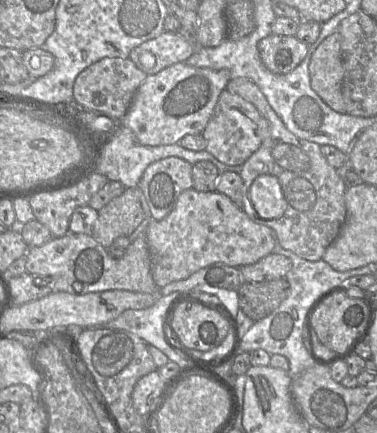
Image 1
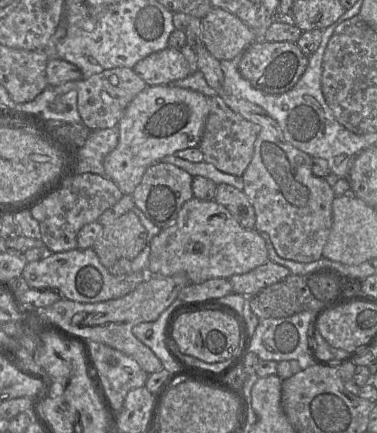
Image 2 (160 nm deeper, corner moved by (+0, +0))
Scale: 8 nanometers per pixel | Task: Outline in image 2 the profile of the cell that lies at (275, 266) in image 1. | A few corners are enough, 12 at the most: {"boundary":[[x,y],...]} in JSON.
{"boundary":[[268,260],[247,273],[231,276],[233,292],[254,296],[290,274]]}

